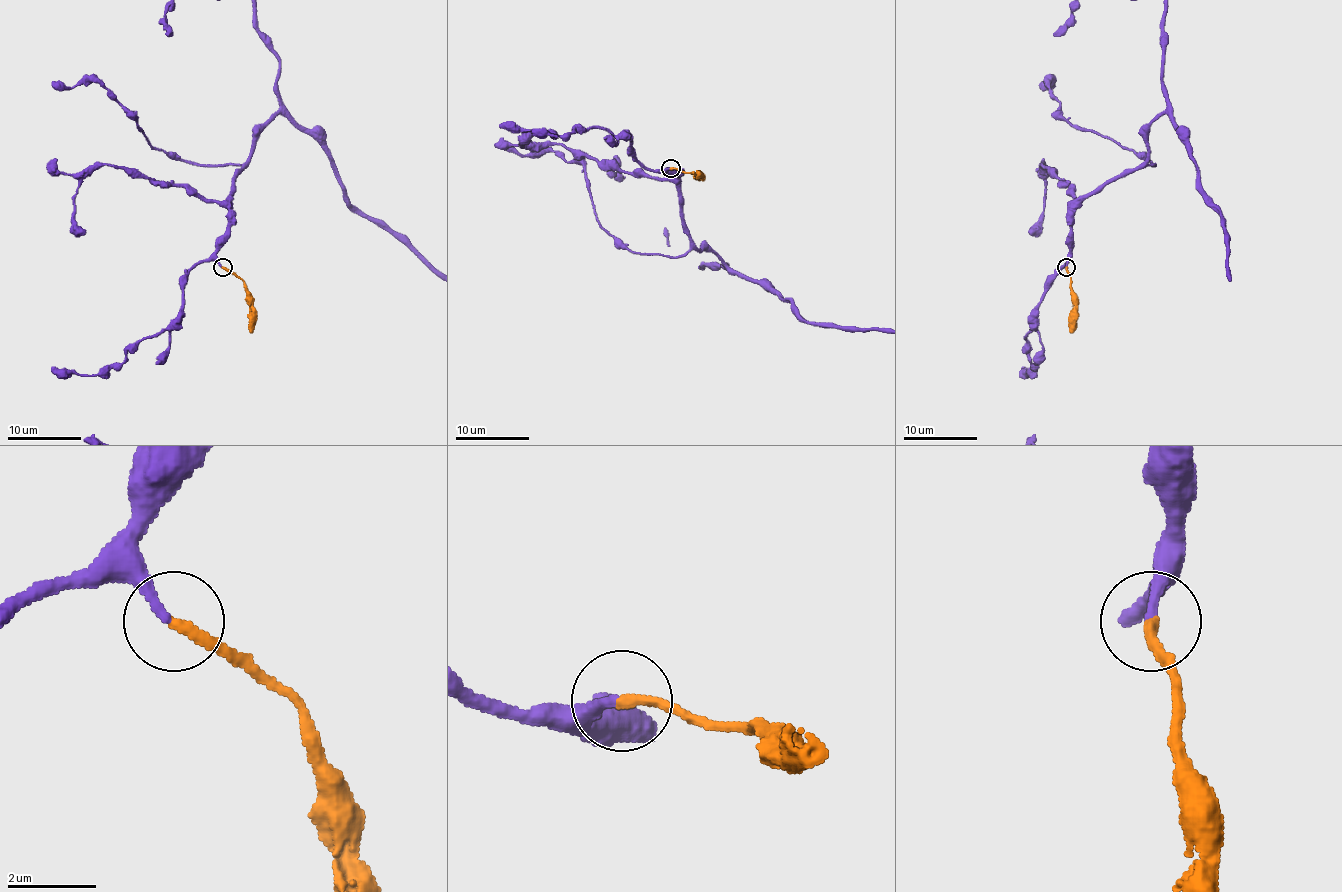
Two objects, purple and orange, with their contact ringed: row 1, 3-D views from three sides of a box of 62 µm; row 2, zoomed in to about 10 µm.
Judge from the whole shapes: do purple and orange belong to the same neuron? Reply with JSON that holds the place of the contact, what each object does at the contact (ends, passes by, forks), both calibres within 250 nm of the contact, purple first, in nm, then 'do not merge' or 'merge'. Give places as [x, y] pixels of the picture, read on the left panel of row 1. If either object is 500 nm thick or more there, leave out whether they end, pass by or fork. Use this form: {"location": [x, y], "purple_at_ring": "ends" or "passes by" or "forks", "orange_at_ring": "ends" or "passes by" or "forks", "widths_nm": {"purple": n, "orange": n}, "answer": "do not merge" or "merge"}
{"location": [222, 267], "purple_at_ring": "ends", "orange_at_ring": "ends", "widths_nm": {"purple": 200, "orange": 260}, "answer": "merge"}

